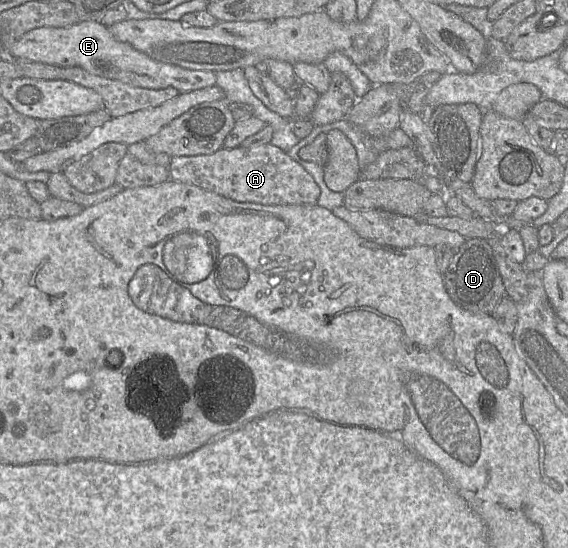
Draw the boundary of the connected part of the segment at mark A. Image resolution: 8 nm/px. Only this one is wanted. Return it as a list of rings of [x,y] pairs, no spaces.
[[[269,144],[255,147],[239,146],[232,149],[221,147],[211,155],[175,156],[170,159],[170,180],[191,184],[238,202],[262,205],[315,205],[321,189],[304,167],[293,160],[287,152]]]

